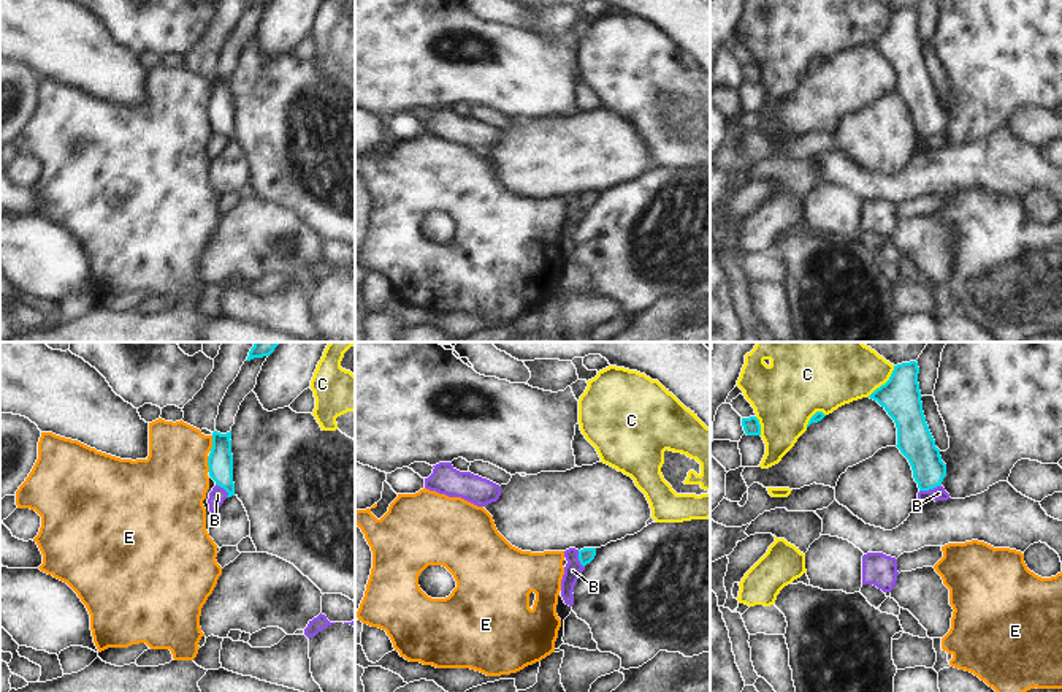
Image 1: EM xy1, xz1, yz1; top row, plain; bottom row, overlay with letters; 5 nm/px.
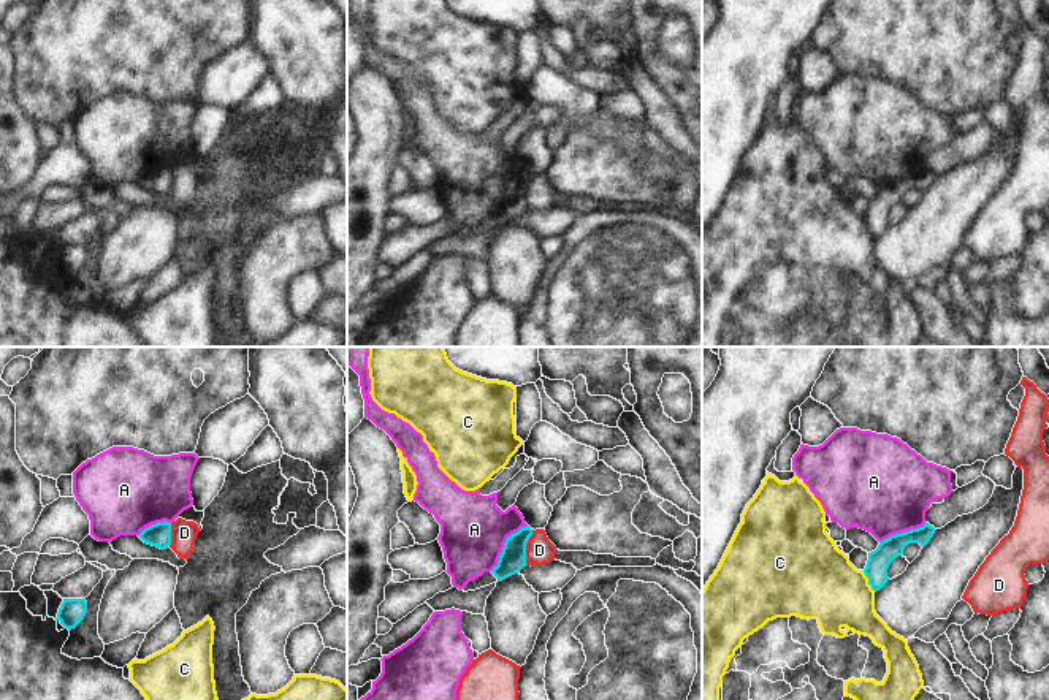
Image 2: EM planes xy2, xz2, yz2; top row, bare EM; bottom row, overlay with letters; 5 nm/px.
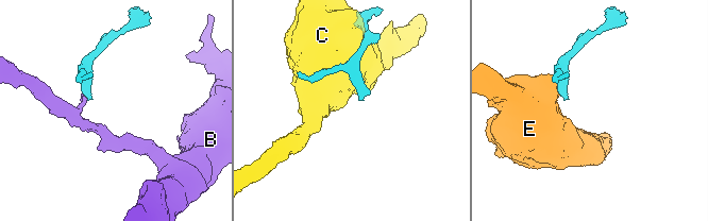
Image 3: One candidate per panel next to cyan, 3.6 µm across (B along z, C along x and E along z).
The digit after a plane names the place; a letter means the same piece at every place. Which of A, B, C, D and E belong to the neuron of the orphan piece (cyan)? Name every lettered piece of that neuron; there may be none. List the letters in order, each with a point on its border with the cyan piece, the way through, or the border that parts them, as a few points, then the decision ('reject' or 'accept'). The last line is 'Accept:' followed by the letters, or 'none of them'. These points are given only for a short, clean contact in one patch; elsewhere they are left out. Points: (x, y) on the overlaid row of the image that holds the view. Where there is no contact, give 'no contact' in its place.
A: meets cyan in xz2 at (504, 545); border along xz2 (526, 524), (506, 540), (498, 563), (490, 570); reject
B: meets cyan in yz1 at (929, 488); border along yz1 (940, 485), (920, 491); reject
C: meets cyan in yz1 at (885, 384); reject
D: meets cyan in xz2 at (525, 547); border along xz2 (533, 529), (526, 544), (525, 564); reject
E: meets cyan in xy1 at (213, 444); border along xy1 (213, 436), (210, 450); reject
Accept: none of them

